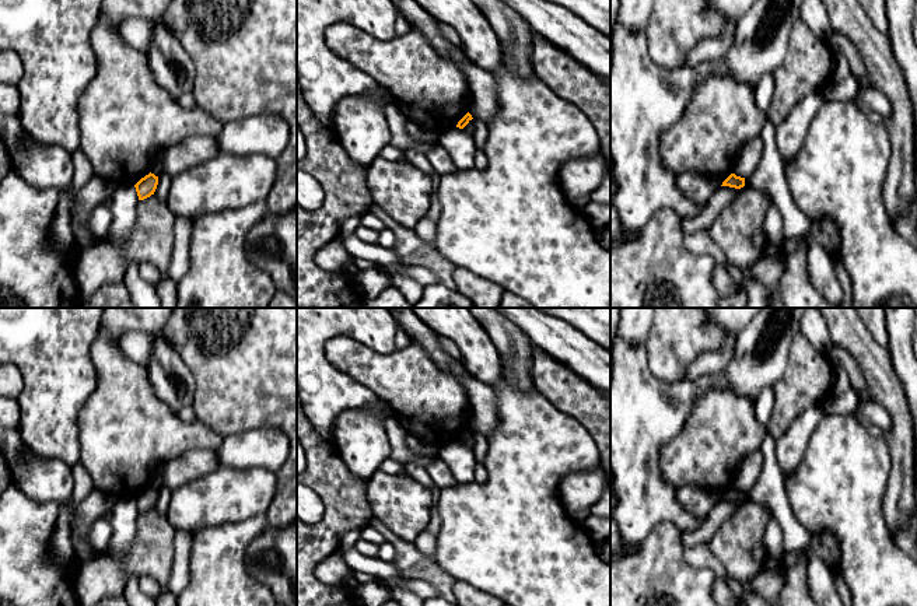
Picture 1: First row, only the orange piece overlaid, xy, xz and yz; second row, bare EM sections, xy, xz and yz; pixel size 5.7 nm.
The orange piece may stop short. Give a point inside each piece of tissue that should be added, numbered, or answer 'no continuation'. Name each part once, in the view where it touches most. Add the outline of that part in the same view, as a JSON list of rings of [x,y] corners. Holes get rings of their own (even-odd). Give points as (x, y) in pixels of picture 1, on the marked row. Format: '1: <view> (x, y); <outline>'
no continuation

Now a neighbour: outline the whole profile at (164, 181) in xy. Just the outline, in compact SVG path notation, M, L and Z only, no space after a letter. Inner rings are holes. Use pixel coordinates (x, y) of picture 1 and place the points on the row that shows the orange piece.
M161 174L161 175L158 176L158 185L157 185L157 189L155 189L155 192L154 192L154 196L155 196L160 202L167 202L171 183L172 183L172 178L168 176L167 174Z

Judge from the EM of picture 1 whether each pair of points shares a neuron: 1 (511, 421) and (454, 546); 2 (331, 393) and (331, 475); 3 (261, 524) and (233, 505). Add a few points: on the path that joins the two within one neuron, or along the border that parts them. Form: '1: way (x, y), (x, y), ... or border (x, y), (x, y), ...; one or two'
1: way (510, 452), (510, 490), (485, 515); one
2: border (311, 423), (315, 431), (335, 451); two
3: border (265, 515), (254, 515), (220, 525); two

